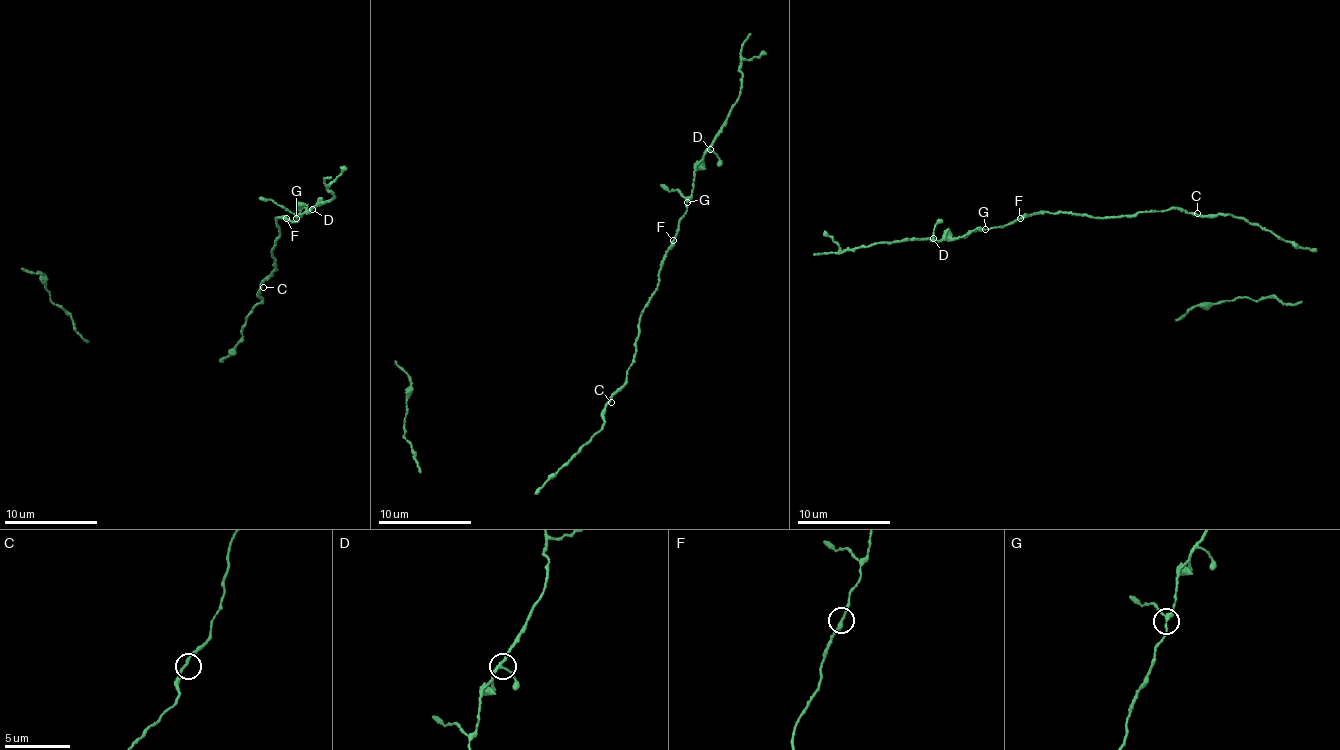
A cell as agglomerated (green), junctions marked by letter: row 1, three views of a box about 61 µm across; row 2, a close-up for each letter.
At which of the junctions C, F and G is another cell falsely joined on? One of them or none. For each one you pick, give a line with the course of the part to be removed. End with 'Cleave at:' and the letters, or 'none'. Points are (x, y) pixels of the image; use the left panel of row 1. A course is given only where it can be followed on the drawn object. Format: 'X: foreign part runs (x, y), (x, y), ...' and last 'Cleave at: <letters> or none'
Cleave at: none

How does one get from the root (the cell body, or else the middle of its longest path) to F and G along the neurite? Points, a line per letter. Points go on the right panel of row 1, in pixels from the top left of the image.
F: (1196, 214), (1176, 209), (1096, 217), (1067, 211), (1031, 213), (1020, 218)
G: (1196, 214), (1176, 209), (1104, 217), (1067, 211), (1037, 213), (986, 230)

